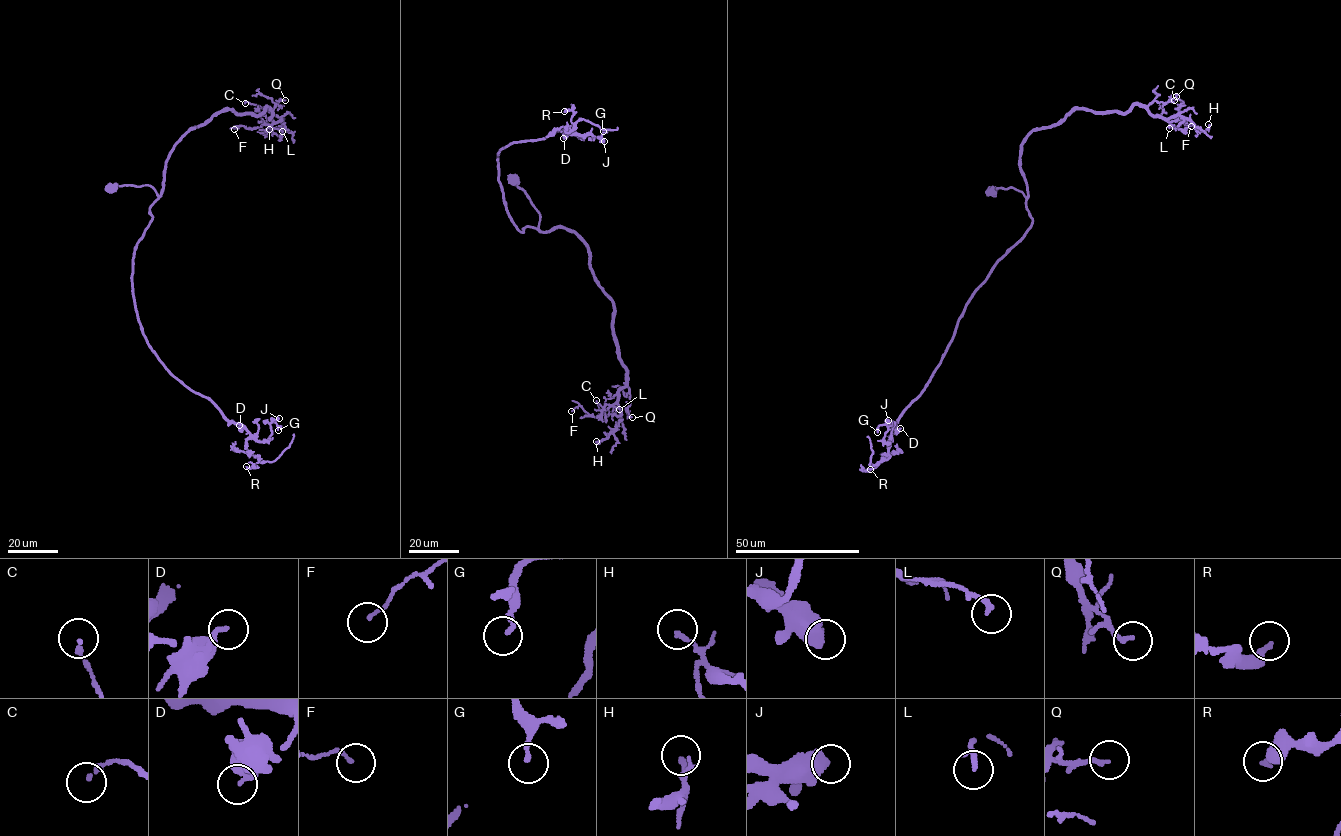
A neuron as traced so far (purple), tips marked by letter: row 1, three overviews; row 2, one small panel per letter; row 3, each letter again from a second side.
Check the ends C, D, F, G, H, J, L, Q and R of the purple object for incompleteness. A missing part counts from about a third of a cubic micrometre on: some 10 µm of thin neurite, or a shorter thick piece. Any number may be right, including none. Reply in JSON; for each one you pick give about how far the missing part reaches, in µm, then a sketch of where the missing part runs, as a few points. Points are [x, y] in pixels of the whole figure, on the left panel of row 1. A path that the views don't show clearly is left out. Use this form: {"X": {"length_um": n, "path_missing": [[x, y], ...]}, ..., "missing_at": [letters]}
{"missing_at": []}

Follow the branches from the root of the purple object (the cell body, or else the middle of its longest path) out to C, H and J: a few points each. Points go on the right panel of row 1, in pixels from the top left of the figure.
C: (991, 191), (1027, 198), (1023, 143), (1074, 110), (1138, 104), (1169, 118), (1184, 103), (1174, 100)
H: (991, 191), (1013, 187), (1027, 198), (1023, 143), (1076, 109), (1143, 105), (1201, 131), (1208, 124)
J: (991, 191), (1021, 191), (1032, 225), (966, 305), (925, 387), (892, 425), (889, 444), (884, 439), (888, 420)

